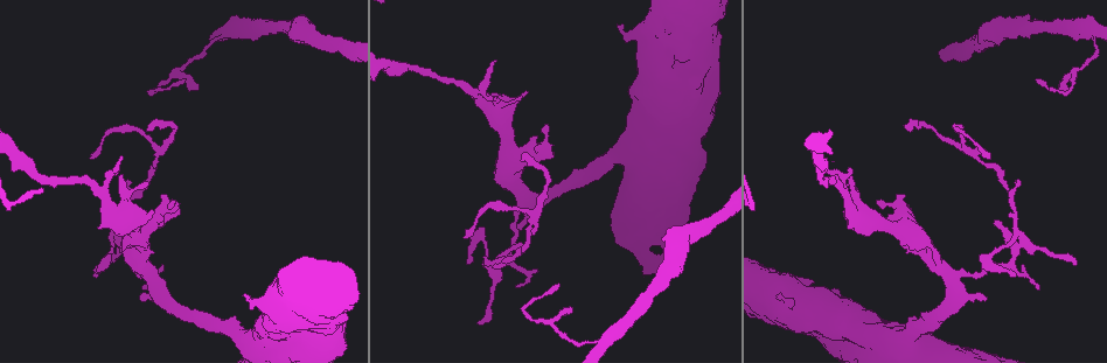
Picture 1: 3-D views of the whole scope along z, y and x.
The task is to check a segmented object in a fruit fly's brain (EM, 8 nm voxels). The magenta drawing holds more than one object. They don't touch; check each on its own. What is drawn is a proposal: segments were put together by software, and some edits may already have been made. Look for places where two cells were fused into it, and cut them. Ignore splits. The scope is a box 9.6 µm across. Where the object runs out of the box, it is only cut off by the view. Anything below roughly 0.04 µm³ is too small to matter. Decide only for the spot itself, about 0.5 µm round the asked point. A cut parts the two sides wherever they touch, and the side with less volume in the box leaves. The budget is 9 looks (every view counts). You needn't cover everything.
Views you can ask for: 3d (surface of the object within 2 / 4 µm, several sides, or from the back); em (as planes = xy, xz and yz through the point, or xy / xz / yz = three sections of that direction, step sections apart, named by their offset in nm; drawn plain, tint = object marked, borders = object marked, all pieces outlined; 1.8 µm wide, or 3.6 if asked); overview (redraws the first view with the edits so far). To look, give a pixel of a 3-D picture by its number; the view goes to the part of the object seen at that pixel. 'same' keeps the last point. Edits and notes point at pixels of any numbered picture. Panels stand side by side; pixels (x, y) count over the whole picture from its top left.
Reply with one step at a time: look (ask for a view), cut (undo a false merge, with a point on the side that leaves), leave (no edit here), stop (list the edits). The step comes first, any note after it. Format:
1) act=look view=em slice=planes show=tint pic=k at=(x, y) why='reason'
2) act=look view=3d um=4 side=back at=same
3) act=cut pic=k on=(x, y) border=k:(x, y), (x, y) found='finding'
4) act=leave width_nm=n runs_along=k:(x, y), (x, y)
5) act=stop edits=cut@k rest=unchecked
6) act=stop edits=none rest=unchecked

act=look view=em slice=xy step=4 show=tint pic=1 at=(230, 29)

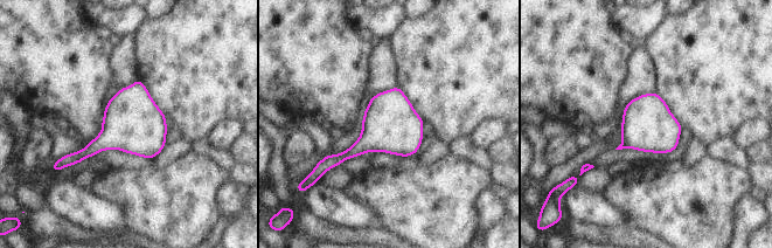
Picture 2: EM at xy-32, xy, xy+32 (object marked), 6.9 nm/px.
act=look view=em slice=planes show=borders at=same why='another direction'

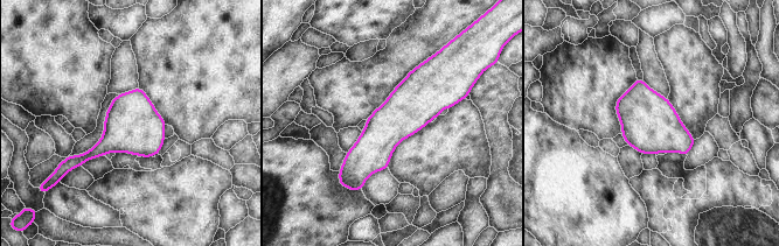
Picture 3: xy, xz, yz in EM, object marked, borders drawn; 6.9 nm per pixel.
act=leave runs_along=3:(429, 64), (356, 183) found='continuous, no second cell'

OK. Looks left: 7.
act=look view=em slice=planes show=tint pic=1 at=(527, 203) why='a fork'

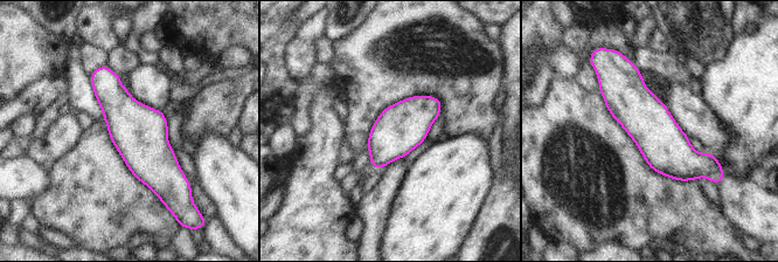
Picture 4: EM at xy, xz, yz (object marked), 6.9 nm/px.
act=leave runs_along=4:(627, 66), (627, 98), (706, 174) found='all the same cell'

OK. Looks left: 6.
act=look view=em slice=planes show=plain pic=1 at=(491, 266)

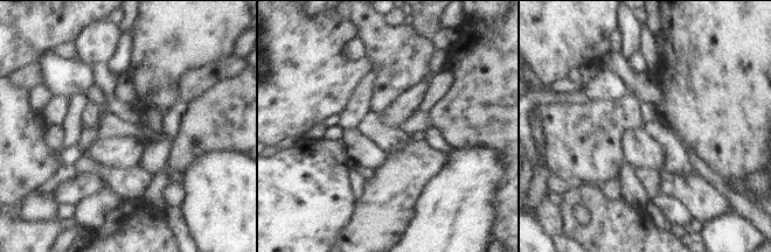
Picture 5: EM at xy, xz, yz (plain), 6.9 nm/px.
act=look view=em slice=planes show=tint at=same

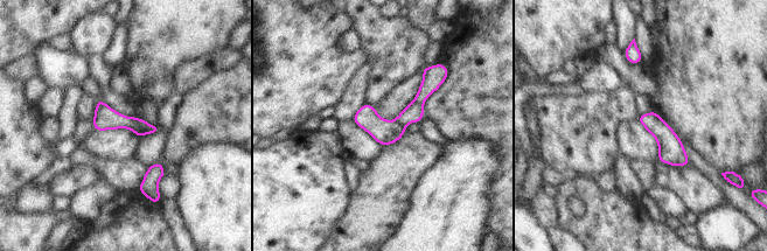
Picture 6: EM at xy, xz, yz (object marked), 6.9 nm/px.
act=cut pic=6 on=(105, 118) border=6:(137, 118), (137, 124), (146, 133) found='a second cell is stuck on'

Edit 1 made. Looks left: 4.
act=look view=3d um=2 side=back pic=1 at=(122, 176) why='closes a loop'

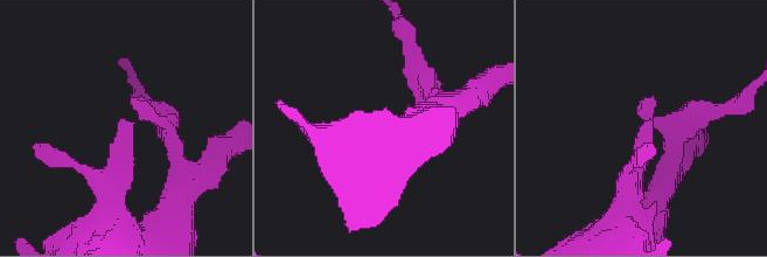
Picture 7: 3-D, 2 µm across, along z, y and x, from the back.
act=look view=em slice=xz step=4 show=tint pic=7 at=(119, 129) why='shape alone is not enough'

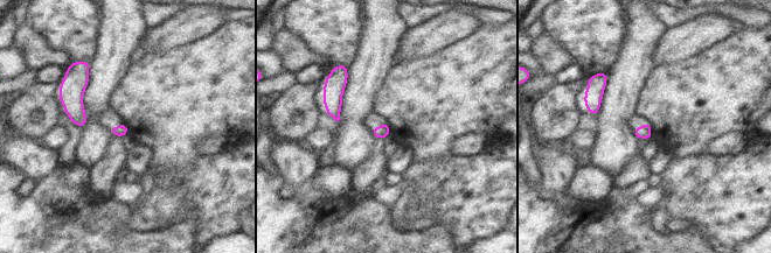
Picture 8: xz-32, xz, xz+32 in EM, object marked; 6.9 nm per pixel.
act=leave found='continuous, no second cell'

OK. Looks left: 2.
act=stop edits=cut@6 rest=unchecked

